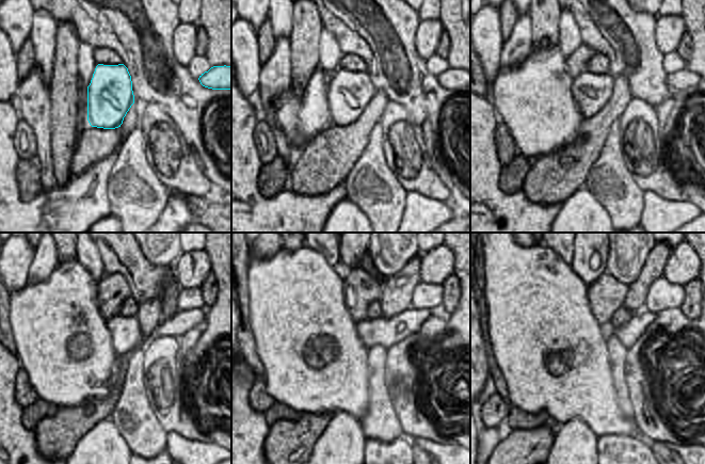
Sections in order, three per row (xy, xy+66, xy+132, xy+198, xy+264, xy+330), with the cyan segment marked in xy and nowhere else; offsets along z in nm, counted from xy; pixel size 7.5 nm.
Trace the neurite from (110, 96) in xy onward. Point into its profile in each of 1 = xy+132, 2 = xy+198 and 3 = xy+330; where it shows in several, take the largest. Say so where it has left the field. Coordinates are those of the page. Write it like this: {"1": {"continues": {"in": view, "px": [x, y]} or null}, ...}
{"1": {"continues": {"in": "xy+132", "px": [592, 92]}}, "2": {"continues": {"in": "xy+198", "px": [126, 333]}}, "3": {"continues": {"in": "xy+330", "px": [636, 330]}}}

